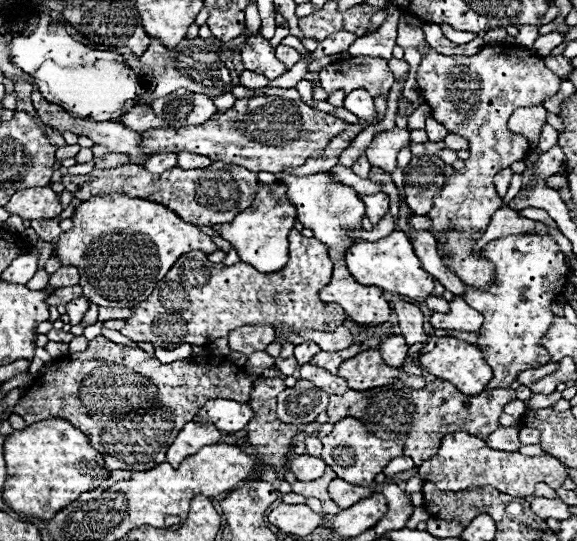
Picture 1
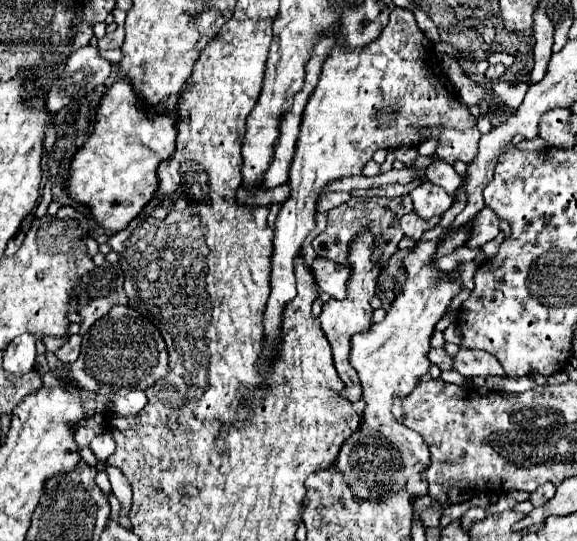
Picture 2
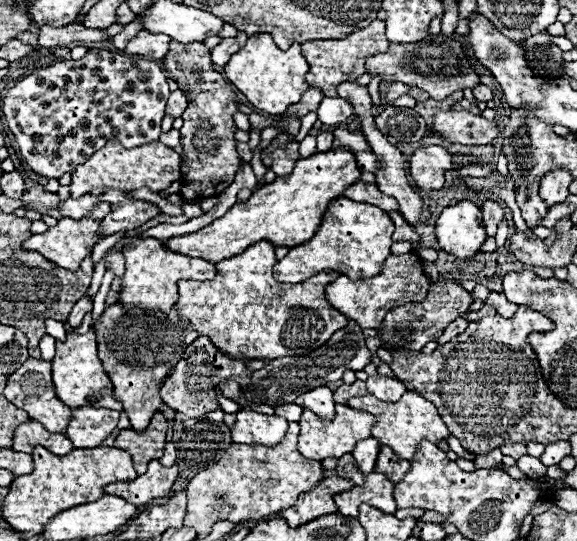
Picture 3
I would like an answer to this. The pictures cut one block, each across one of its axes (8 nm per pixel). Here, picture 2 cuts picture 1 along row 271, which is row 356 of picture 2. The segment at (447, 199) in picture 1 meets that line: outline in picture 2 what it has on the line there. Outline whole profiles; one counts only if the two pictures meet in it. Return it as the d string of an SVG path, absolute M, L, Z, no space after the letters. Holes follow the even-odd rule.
M462 348L454 358L452 358L452 366L456 372L460 372L466 378L472 376L504 376L504 370L500 366L500 362L486 352L480 350L466 350Z

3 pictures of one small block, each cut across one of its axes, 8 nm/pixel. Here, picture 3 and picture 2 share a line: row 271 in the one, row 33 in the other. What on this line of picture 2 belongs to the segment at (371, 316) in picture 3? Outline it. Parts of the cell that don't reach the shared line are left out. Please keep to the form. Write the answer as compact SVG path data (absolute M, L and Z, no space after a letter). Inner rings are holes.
M396 8L390 14L390 24L382 30L382 34L368 46L358 50L346 50L342 46L334 46L332 54L326 58L322 66L322 74L318 80L318 86L314 94L310 96L302 124L300 124L300 136L296 142L294 160L290 166L290 196L280 208L280 214L276 218L274 228L274 256L272 256L272 274L270 274L270 298L264 310L264 350L258 356L256 368L272 370L274 360L278 358L278 344L282 344L282 314L286 308L286 302L296 298L296 276L294 276L294 260L298 258L298 252L308 238L308 234L316 226L316 214L318 214L318 200L324 194L326 186L342 176L362 174L366 162L374 156L378 149L395 149L401 146L418 146L420 126L432 126L432 136L438 138L436 154L438 158L454 164L456 160L470 162L474 160L474 154L478 152L478 138L480 132L476 128L476 118L468 112L468 106L460 102L454 86L440 68L436 68L436 56L432 42L422 34L422 30L416 24L416 18L410 10Z

